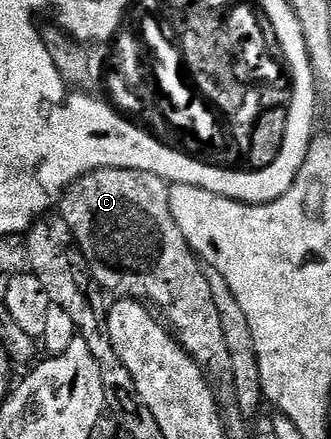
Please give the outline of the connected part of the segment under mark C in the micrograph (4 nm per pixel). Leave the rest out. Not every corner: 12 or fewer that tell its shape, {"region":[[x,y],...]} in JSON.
{"region":[[98,169],[58,209],[105,294],[147,303],[233,383],[169,182]]}

